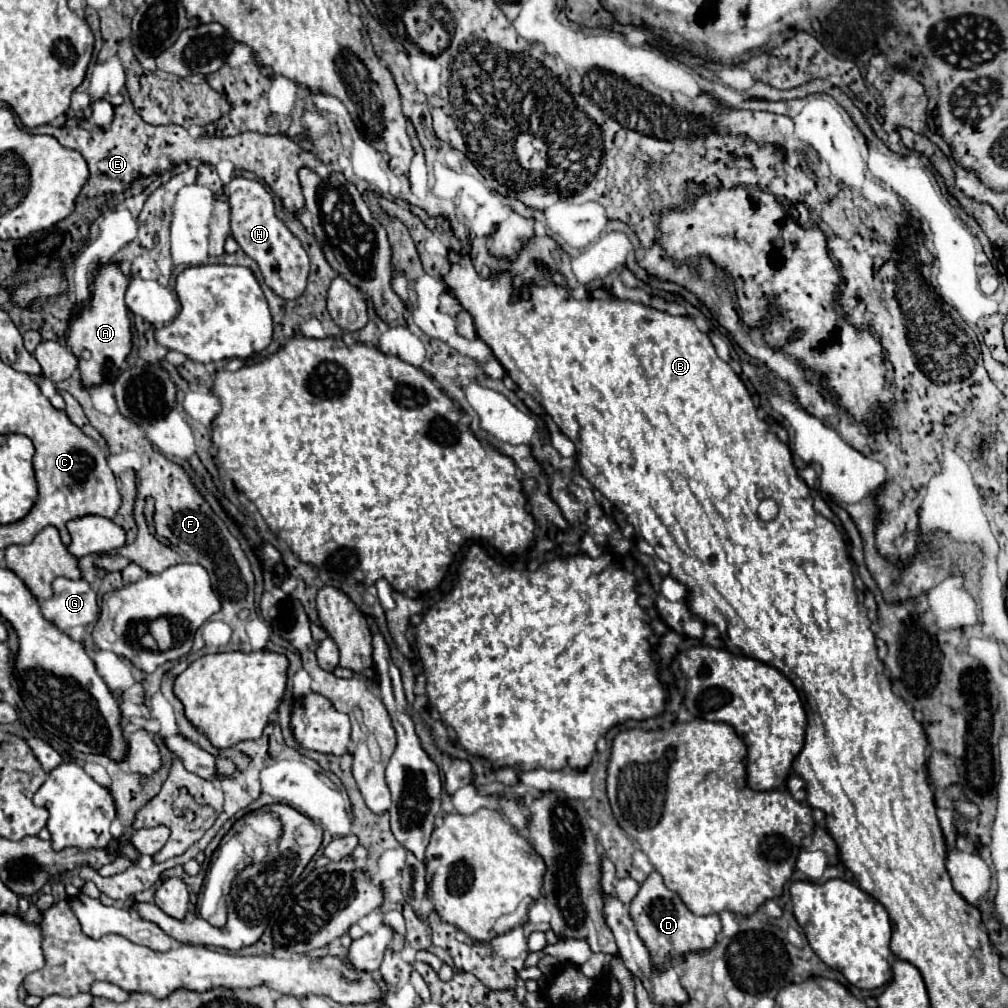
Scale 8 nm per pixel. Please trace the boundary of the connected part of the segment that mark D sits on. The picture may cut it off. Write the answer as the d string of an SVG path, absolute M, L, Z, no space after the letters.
M651 872L651 876L641 884L641 890L633 898L629 906L629 916L635 924L635 930L643 944L651 952L653 968L663 968L673 958L691 954L691 952L705 952L715 946L717 934L721 932L721 920L717 914L709 916L695 916L681 898L663 884L659 872Z

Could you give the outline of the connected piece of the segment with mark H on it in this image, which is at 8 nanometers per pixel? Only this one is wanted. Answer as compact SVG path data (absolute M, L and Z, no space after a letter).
M233 178L225 186L231 204L231 232L241 250L253 258L265 278L265 284L281 298L299 298L307 286L309 256L305 254L301 242L293 238L289 228L275 216L275 204L269 192L257 180Z

